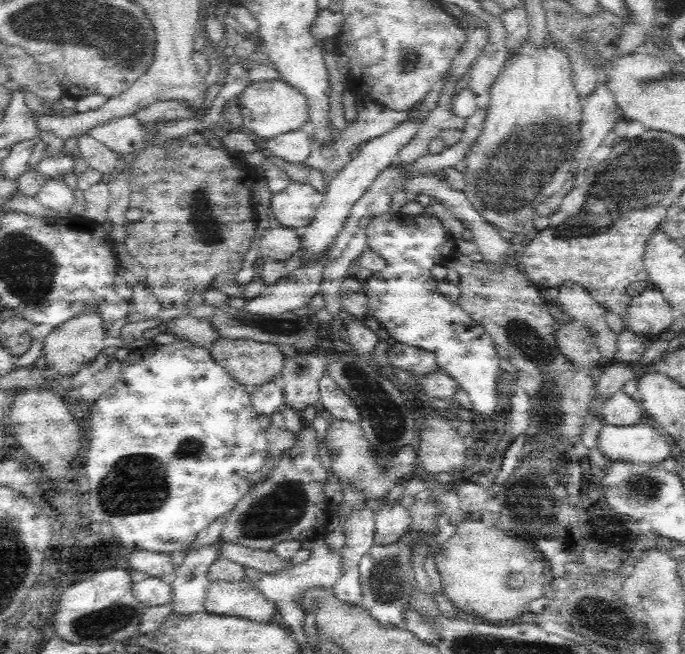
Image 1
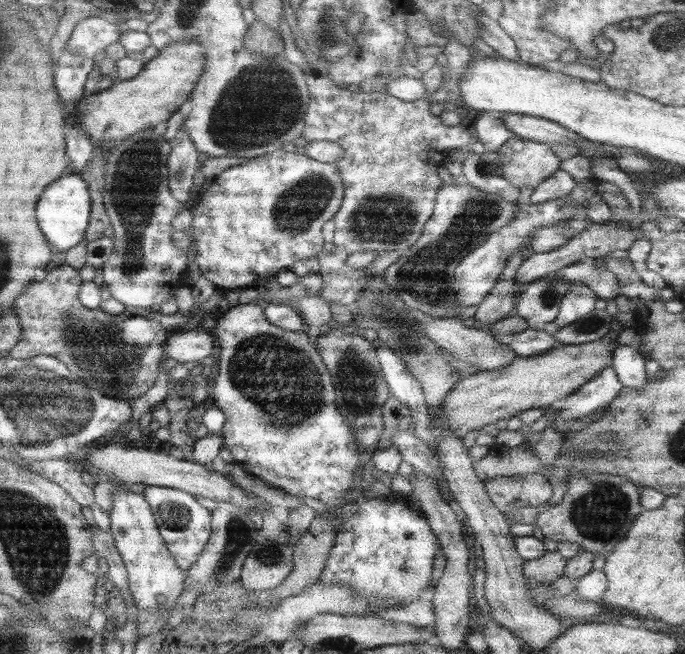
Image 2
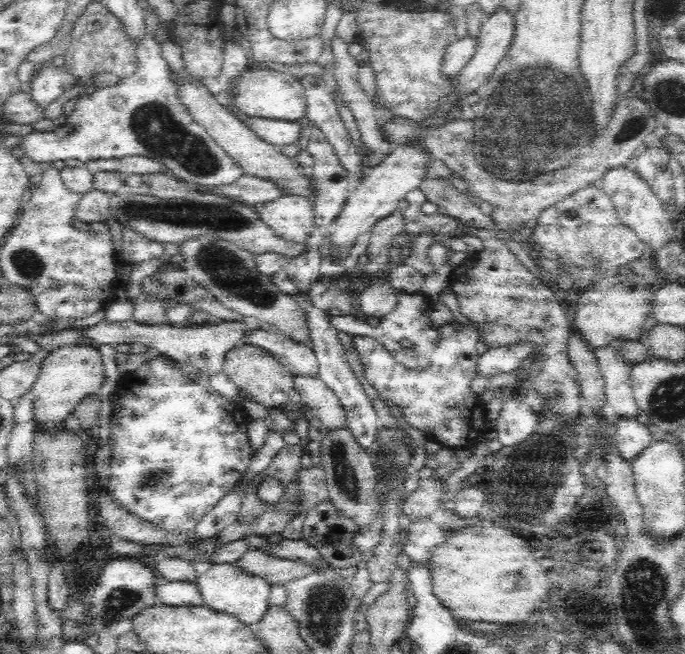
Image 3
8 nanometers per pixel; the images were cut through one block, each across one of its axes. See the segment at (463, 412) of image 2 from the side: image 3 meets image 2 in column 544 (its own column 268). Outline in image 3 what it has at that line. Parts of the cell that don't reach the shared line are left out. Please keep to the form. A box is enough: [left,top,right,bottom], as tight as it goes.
[222,343,294,410]

